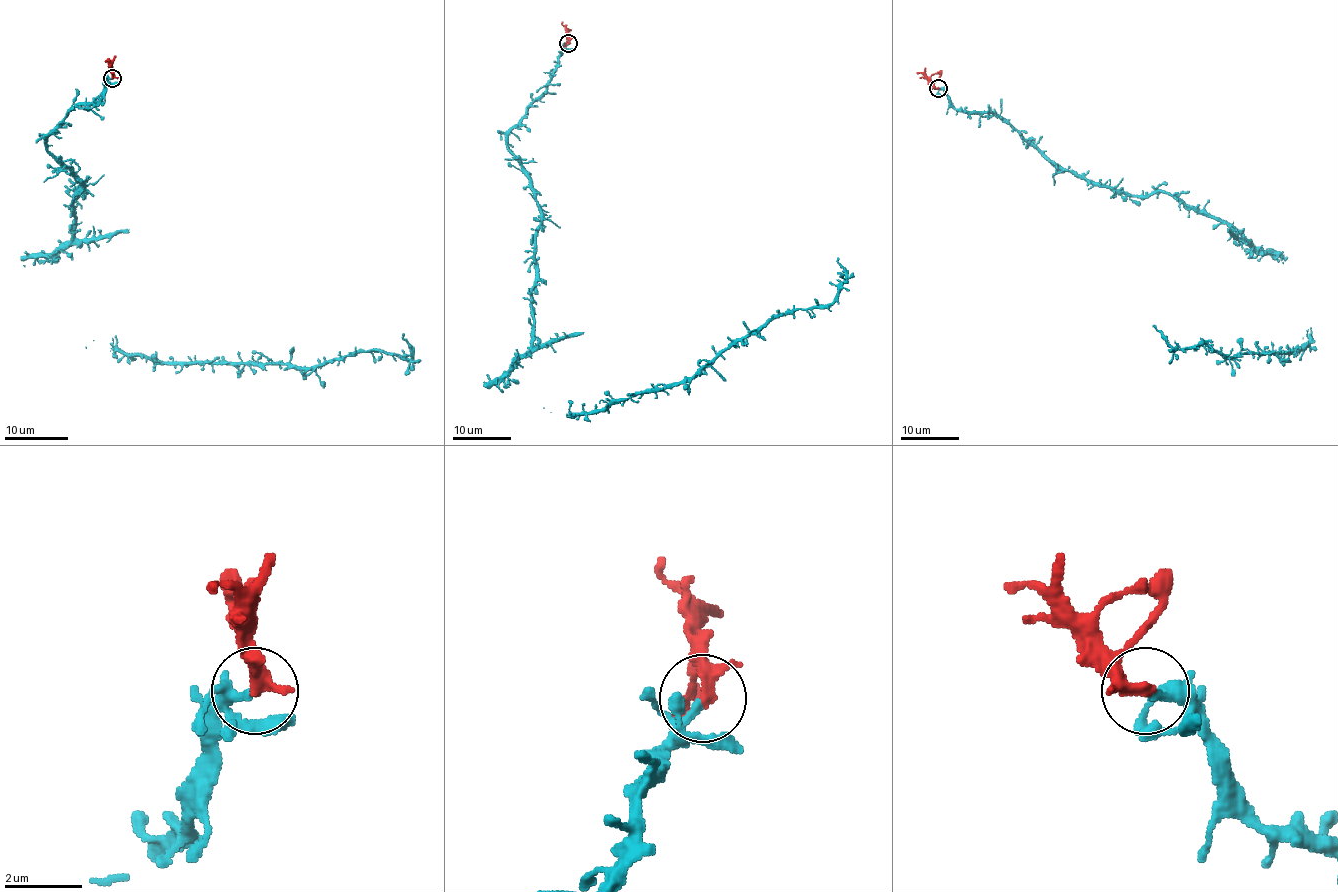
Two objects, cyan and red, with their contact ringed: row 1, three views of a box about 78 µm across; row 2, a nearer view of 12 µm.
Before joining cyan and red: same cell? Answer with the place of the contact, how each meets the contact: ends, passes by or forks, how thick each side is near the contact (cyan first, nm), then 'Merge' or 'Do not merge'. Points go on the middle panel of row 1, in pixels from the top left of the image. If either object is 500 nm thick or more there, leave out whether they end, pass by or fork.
Place: (568, 43). At the ring cyan passes by. At the ring red passes by. Thickness 170 nm (cyan) against 260 nm. Merge

